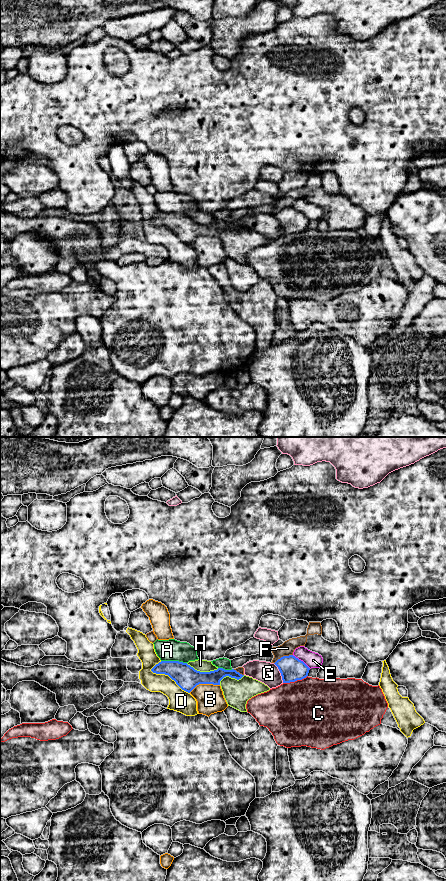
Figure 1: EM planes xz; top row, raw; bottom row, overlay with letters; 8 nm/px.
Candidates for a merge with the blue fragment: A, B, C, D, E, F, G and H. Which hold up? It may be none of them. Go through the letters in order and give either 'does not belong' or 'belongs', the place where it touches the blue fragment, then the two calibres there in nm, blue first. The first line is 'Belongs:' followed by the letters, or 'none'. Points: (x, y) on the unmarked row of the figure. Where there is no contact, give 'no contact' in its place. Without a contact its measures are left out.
Belongs: none
A: does not belong; contact xz (174, 213); calibres 190 and 180 nm
B: does not belong; contact xz (204, 235); calibres 190 and 220 nm
C: does not belong; contact xz (295, 232); calibres 190 and 480 nm
D: does not belong; contact xz (170, 229); calibres 190 and 180 nm
E: does not belong; contact xz (300, 212); calibres 190 and 130 nm
F: does not belong; contact xz (283, 208); calibres 190 and 110 nm
G: does not belong; contact xz (280, 224); calibres 190 and 180 nm
H: does not belong; contact xz (202, 224); calibres 190 and 100 nm

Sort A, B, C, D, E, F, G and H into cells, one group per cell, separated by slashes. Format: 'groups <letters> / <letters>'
groups A / B / C / D / E / F / G / H

